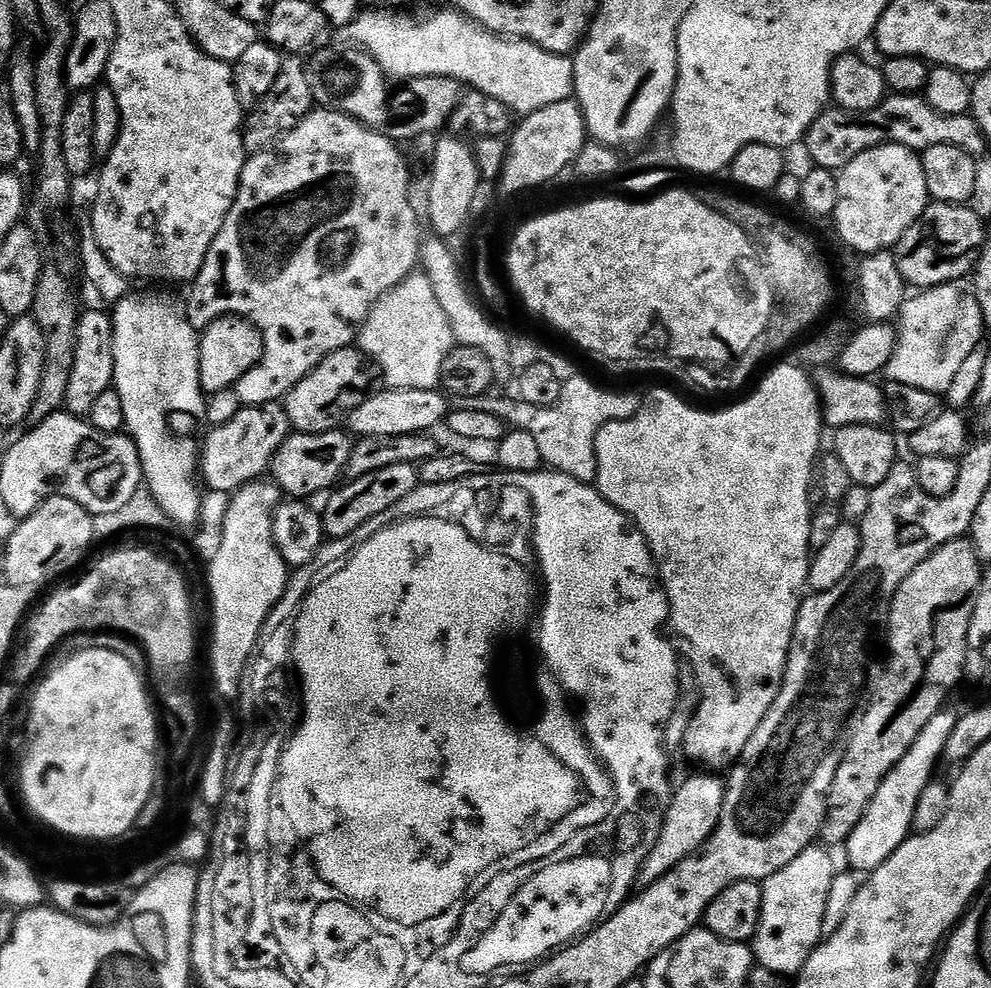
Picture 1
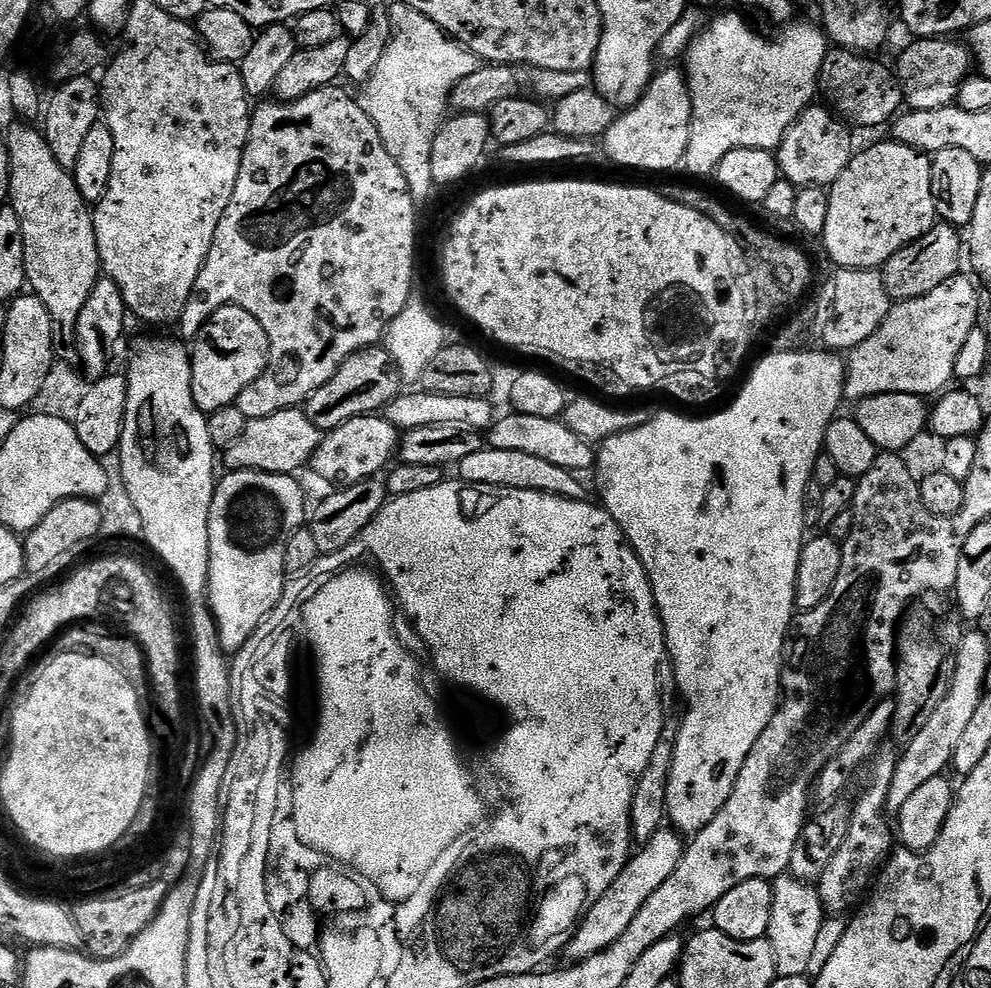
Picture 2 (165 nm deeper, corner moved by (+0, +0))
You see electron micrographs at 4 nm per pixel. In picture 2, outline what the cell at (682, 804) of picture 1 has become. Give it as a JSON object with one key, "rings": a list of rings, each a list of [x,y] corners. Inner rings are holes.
{"rings":[[[660,826],[650,839],[646,840],[629,857],[627,866],[616,873],[615,880],[600,892],[581,915],[575,932],[571,935],[571,950],[575,959],[584,959],[608,948],[628,929],[629,923],[637,916],[638,909],[646,898],[662,884],[677,868],[684,855],[685,845],[681,835],[670,826]]]}

